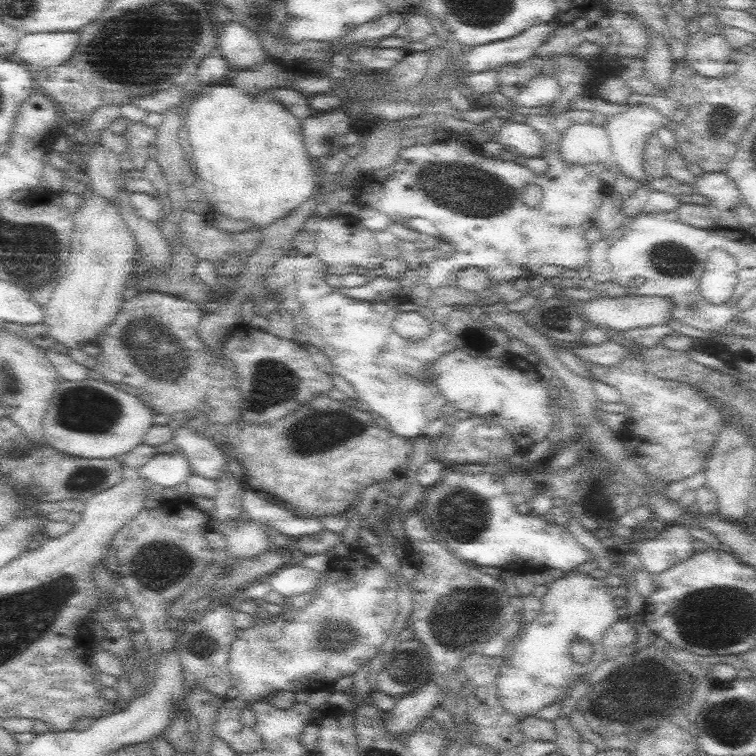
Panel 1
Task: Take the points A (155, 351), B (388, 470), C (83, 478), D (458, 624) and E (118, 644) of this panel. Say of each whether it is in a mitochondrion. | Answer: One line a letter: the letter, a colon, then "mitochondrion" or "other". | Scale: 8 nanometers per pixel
A: mitochondrion
B: other
C: mitochondrion
D: mitochondrion
E: other

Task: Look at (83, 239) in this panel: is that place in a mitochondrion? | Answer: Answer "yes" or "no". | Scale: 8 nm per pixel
no

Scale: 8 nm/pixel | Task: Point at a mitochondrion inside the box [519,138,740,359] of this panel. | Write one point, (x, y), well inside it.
(673, 261)

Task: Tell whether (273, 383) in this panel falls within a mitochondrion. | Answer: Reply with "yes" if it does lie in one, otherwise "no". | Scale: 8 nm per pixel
yes

